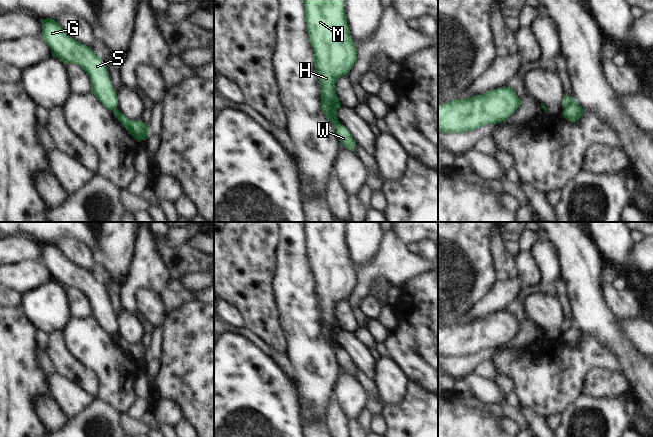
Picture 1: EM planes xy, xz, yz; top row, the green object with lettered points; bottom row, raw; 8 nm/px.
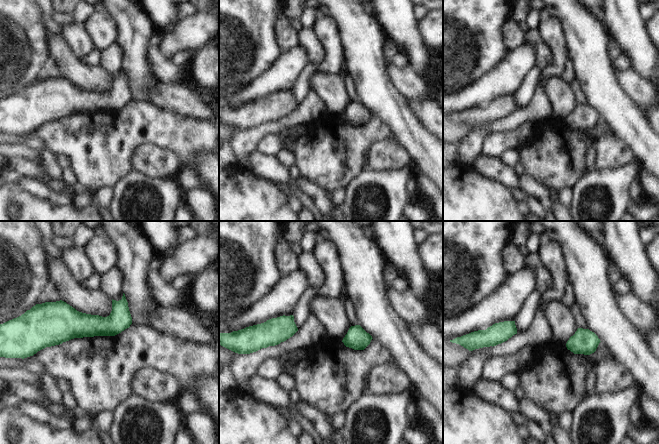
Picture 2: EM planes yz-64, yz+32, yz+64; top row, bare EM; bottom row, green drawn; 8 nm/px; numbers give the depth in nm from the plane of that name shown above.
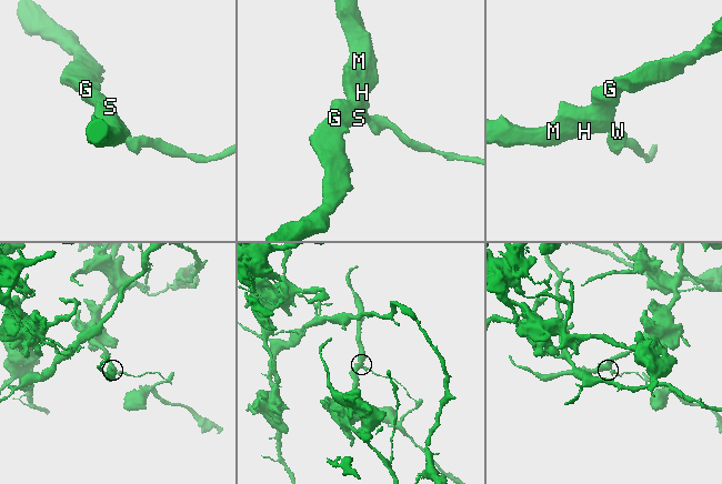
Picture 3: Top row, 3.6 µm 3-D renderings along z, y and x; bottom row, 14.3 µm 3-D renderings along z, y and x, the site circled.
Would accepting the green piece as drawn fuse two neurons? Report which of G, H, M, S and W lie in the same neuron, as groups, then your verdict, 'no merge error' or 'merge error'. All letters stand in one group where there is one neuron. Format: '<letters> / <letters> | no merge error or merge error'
G H M S / W | merge error

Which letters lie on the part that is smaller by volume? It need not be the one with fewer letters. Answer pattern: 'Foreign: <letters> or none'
Foreign: W

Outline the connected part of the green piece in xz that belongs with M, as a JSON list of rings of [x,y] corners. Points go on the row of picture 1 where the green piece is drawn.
[[[303,0],[309,42],[313,48],[315,72],[321,90],[321,109],[335,127],[340,124],[337,110],[341,107],[335,91],[339,77],[346,75],[357,60],[357,50],[352,41],[345,16],[344,0]]]

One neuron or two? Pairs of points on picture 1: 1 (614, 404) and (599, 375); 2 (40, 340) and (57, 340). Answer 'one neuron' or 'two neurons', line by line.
1: two neurons
2: two neurons

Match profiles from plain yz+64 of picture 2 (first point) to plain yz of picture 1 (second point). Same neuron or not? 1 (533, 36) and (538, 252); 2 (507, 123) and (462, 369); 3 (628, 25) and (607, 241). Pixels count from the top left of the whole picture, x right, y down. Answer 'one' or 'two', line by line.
1: two
2: one
3: one

